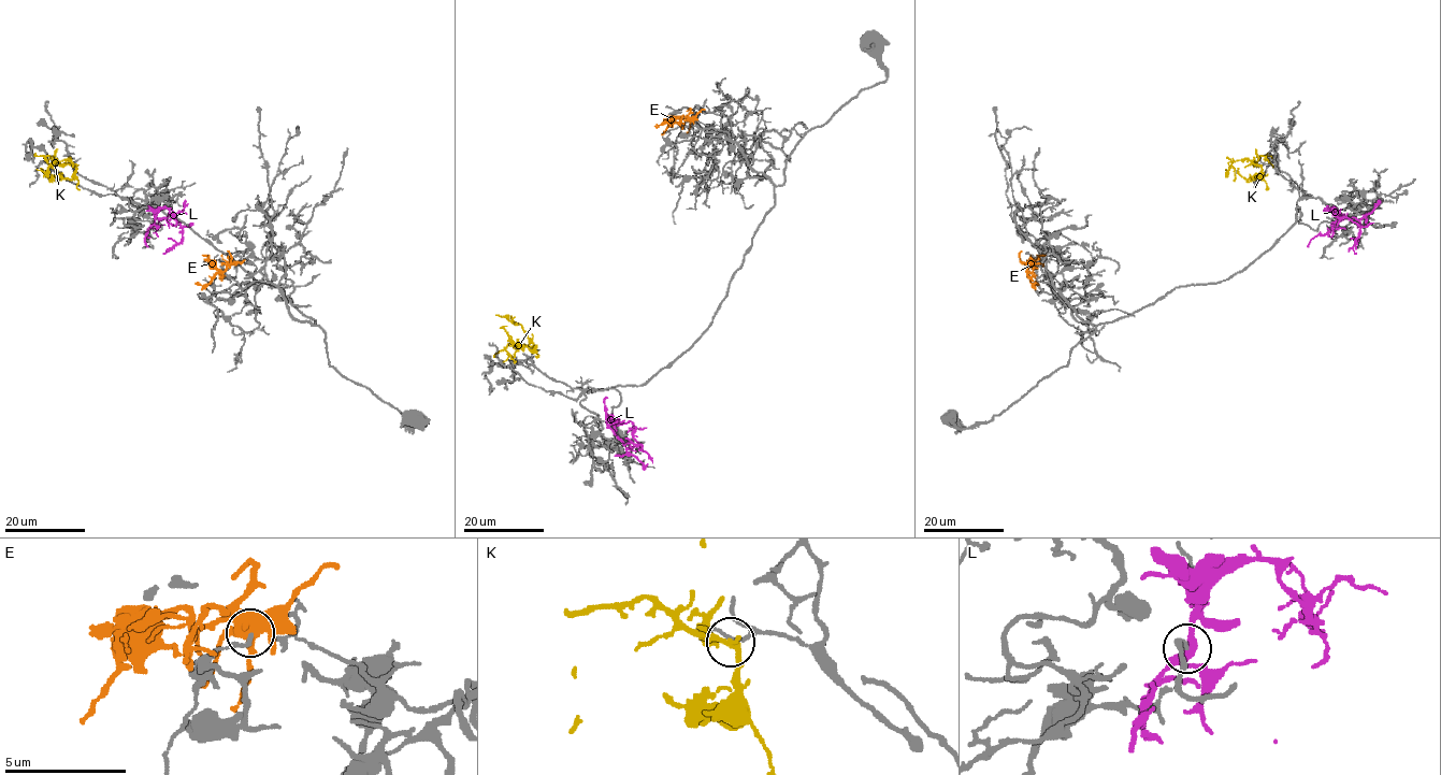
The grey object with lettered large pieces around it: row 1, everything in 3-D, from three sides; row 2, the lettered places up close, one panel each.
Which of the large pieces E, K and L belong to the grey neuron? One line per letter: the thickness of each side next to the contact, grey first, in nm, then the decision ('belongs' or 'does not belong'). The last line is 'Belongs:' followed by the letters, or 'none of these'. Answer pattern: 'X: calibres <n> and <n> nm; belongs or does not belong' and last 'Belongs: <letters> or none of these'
E: calibres 150 and 500 nm; does not belong
K: calibres 170 and 190 nm; does not belong
L: calibres 180 and 280 nm; belongs
Belongs: L

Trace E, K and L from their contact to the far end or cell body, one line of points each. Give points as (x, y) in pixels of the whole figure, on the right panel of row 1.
E: (1031, 263), (1026, 271), (1029, 281), (1034, 286), (1036, 284)
K: (1261, 166), (1248, 159), (1234, 160), (1227, 172), (1225, 169)
L: (1331, 223), (1337, 218), (1335, 207), (1335, 215), (1349, 217), (1360, 228), (1354, 254)

